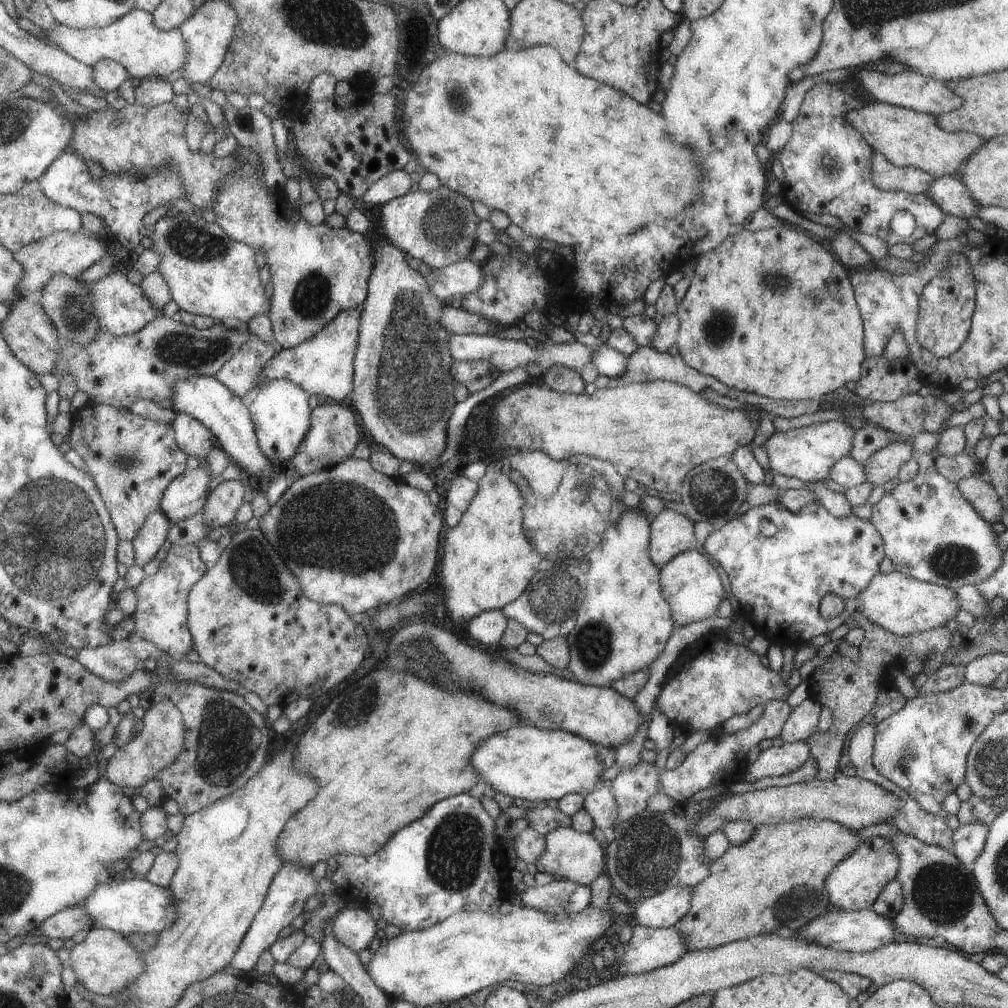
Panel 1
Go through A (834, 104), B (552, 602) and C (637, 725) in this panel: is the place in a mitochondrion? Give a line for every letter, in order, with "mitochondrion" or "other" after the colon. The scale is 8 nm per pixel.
A: other
B: mitochondrion
C: other

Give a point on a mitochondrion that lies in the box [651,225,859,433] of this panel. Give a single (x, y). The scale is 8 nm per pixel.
(716, 330)

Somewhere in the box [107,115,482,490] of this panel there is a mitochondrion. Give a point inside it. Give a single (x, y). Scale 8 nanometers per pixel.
(410, 388)

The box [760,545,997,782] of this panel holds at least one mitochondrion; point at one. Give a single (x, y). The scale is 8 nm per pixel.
(963, 721)

